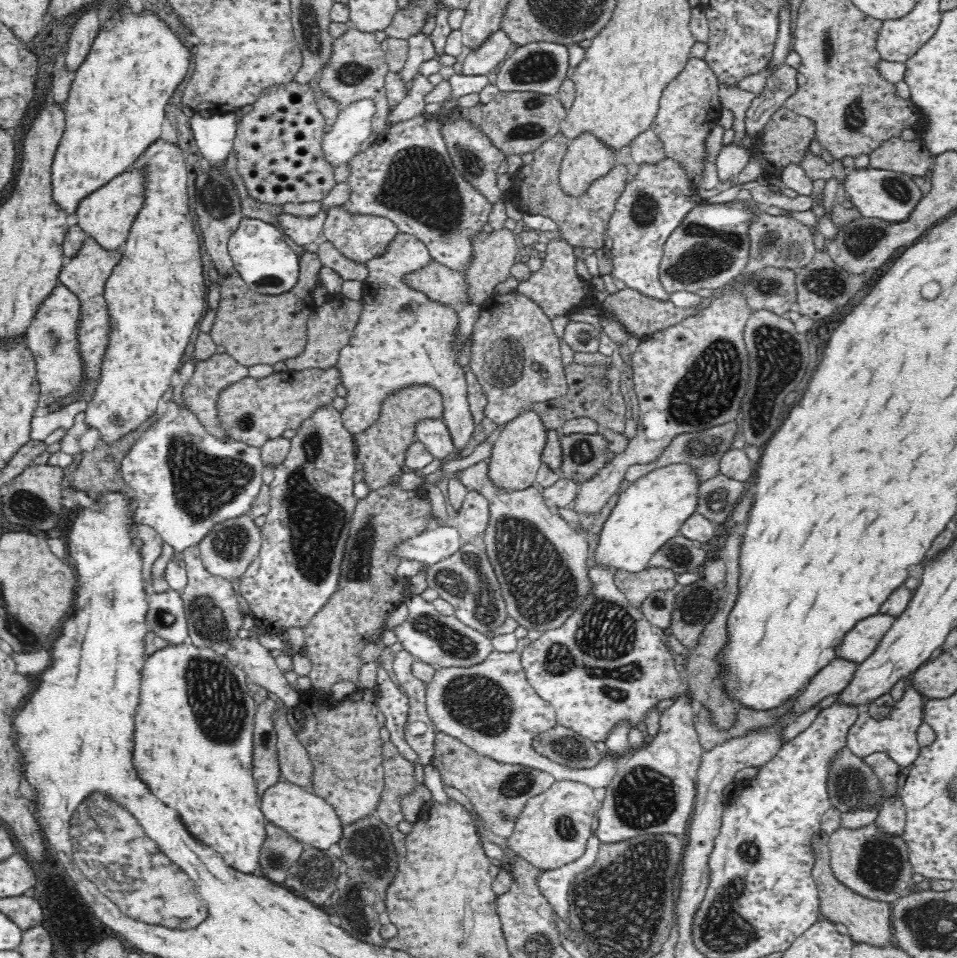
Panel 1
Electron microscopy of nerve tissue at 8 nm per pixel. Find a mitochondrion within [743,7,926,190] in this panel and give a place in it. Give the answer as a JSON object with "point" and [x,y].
{"point":[853,117]}

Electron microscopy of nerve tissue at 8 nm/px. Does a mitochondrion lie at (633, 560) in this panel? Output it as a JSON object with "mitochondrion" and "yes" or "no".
{"mitochondrion":"no"}

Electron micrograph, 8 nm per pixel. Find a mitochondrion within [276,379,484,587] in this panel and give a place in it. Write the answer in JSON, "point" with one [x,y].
{"point":[358,568]}

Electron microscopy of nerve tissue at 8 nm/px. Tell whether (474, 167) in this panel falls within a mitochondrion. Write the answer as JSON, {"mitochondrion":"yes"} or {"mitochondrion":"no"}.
{"mitochondrion":"yes"}

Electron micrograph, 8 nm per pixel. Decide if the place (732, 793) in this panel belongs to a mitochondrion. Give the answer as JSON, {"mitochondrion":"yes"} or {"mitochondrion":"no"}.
{"mitochondrion":"no"}

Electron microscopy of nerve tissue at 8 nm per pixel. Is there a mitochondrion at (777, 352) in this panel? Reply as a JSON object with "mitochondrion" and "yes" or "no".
{"mitochondrion":"yes"}

